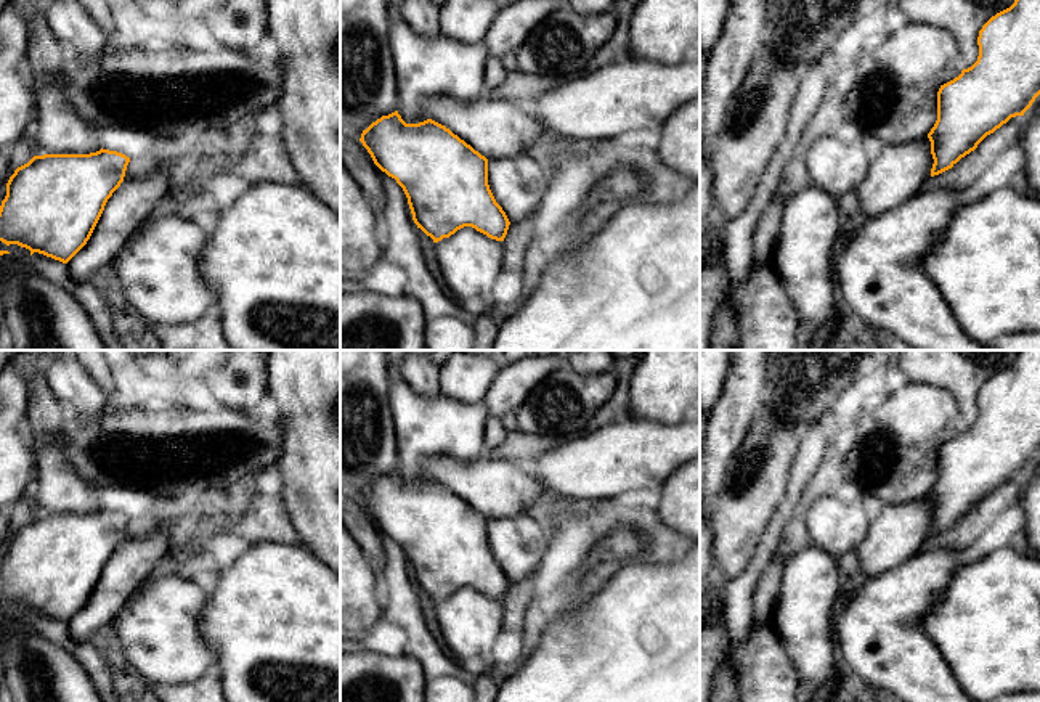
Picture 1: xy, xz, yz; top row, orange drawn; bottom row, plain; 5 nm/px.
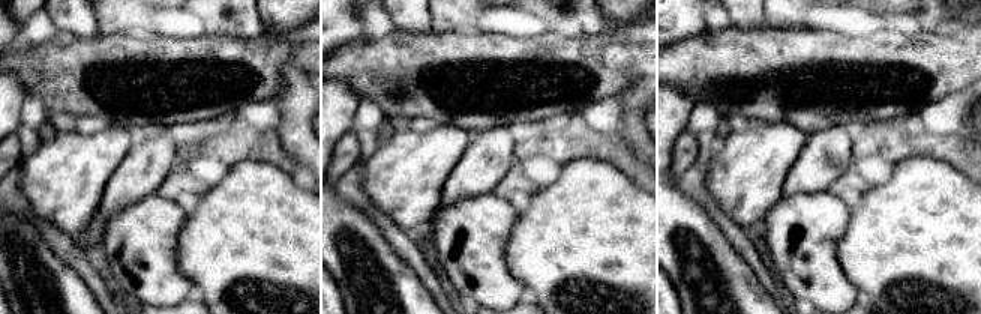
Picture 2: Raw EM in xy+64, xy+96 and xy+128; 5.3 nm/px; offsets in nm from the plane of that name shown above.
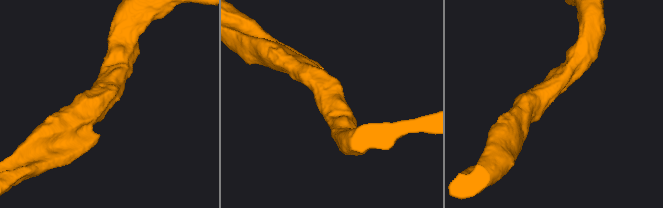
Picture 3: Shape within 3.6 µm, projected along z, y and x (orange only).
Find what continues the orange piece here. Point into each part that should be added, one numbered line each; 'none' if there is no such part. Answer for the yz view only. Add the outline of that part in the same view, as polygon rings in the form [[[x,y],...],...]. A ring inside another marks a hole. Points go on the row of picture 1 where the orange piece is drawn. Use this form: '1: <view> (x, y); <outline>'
1: yz (899, 172); [[[928,133],[918,140],[902,145],[884,145],[881,154],[870,161],[865,180],[857,188],[860,210],[865,218],[894,209],[916,194],[923,183],[931,177],[934,159]]]

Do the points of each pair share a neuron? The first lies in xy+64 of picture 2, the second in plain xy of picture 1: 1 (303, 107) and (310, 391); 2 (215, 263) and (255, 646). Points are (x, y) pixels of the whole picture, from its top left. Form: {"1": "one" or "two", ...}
{"1": "one", "2": "one"}

